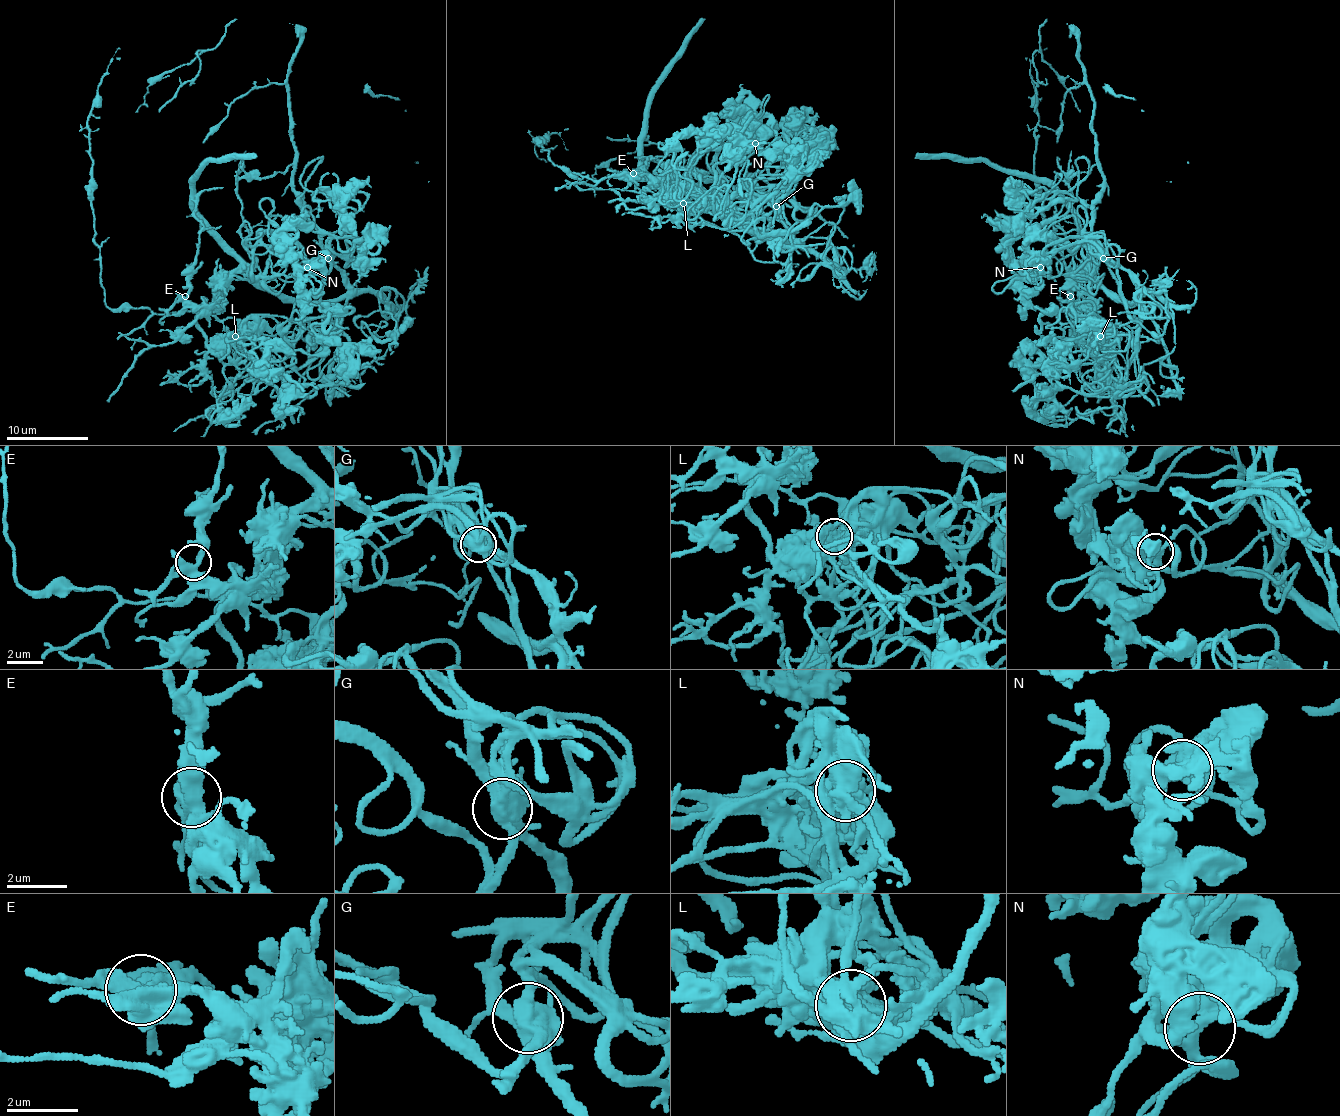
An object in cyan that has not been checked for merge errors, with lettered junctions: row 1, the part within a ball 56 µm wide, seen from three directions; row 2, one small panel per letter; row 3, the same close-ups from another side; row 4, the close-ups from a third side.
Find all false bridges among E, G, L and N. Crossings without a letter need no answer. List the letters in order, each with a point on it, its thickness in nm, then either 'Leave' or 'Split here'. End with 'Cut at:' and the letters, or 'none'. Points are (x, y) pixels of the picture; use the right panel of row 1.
E: Place: (1070, 296). Thickness 420 nm. Leave
G: Place: (1103, 258). Thickness 550 nm. Split here
L: Place: (1100, 336). Thickness 480 nm. Split here
N: Place: (1040, 267). Thickness 320 nm. Leave
Cut at: G, L

